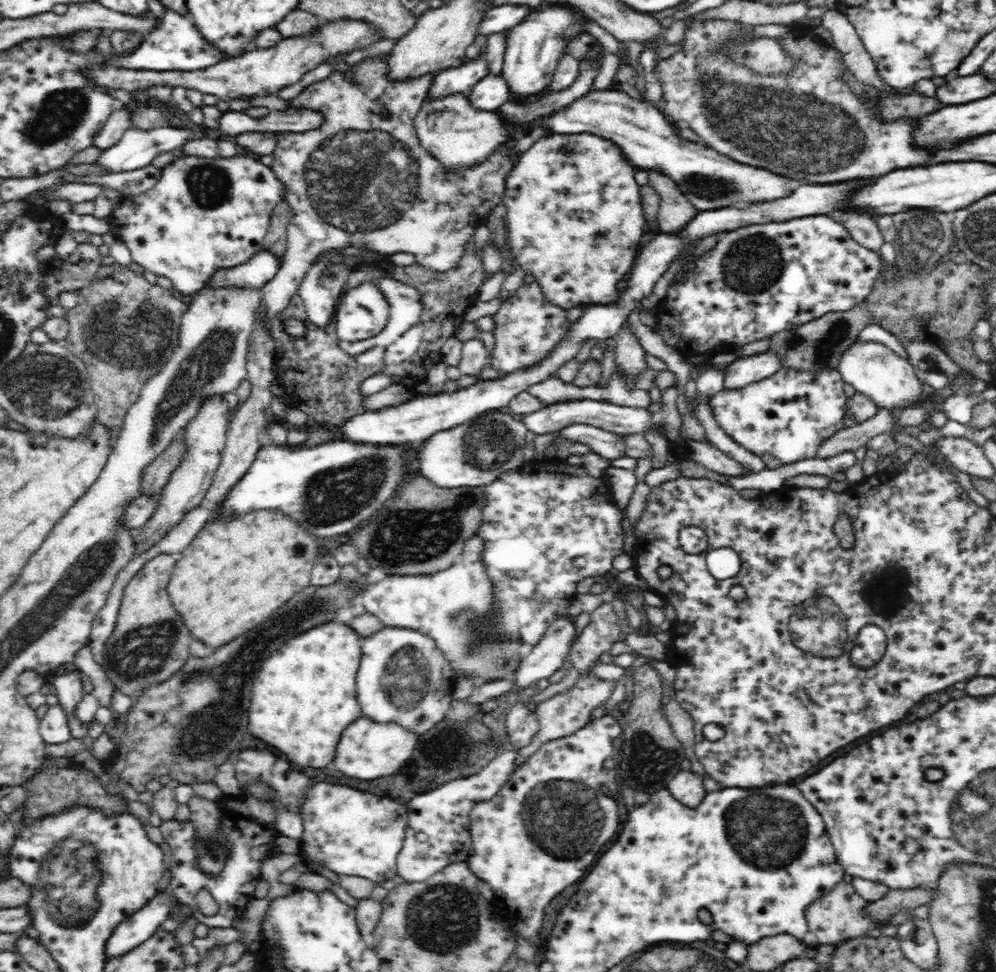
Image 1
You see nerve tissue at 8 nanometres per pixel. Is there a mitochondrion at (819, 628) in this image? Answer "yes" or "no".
yes

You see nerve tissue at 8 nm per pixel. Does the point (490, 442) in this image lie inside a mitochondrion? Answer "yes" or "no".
yes

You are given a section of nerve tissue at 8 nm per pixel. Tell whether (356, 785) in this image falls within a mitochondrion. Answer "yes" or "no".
no

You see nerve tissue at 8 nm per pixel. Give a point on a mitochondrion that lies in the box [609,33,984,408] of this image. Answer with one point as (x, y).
(828, 141)

